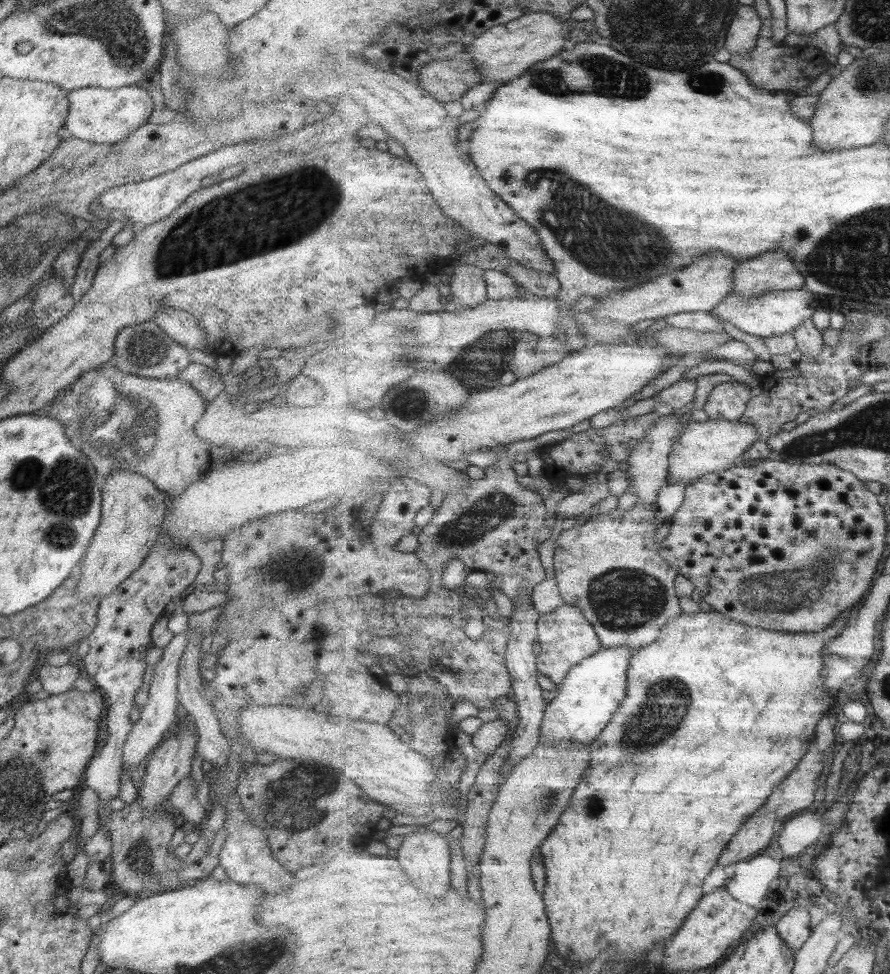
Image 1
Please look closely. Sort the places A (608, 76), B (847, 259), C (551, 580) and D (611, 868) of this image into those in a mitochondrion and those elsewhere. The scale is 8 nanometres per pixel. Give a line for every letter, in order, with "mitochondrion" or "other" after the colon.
A: mitochondrion
B: mitochondrion
C: other
D: other

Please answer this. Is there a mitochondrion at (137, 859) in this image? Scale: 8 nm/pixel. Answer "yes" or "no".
yes

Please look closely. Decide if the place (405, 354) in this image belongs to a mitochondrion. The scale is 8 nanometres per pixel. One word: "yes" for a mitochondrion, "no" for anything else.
yes

